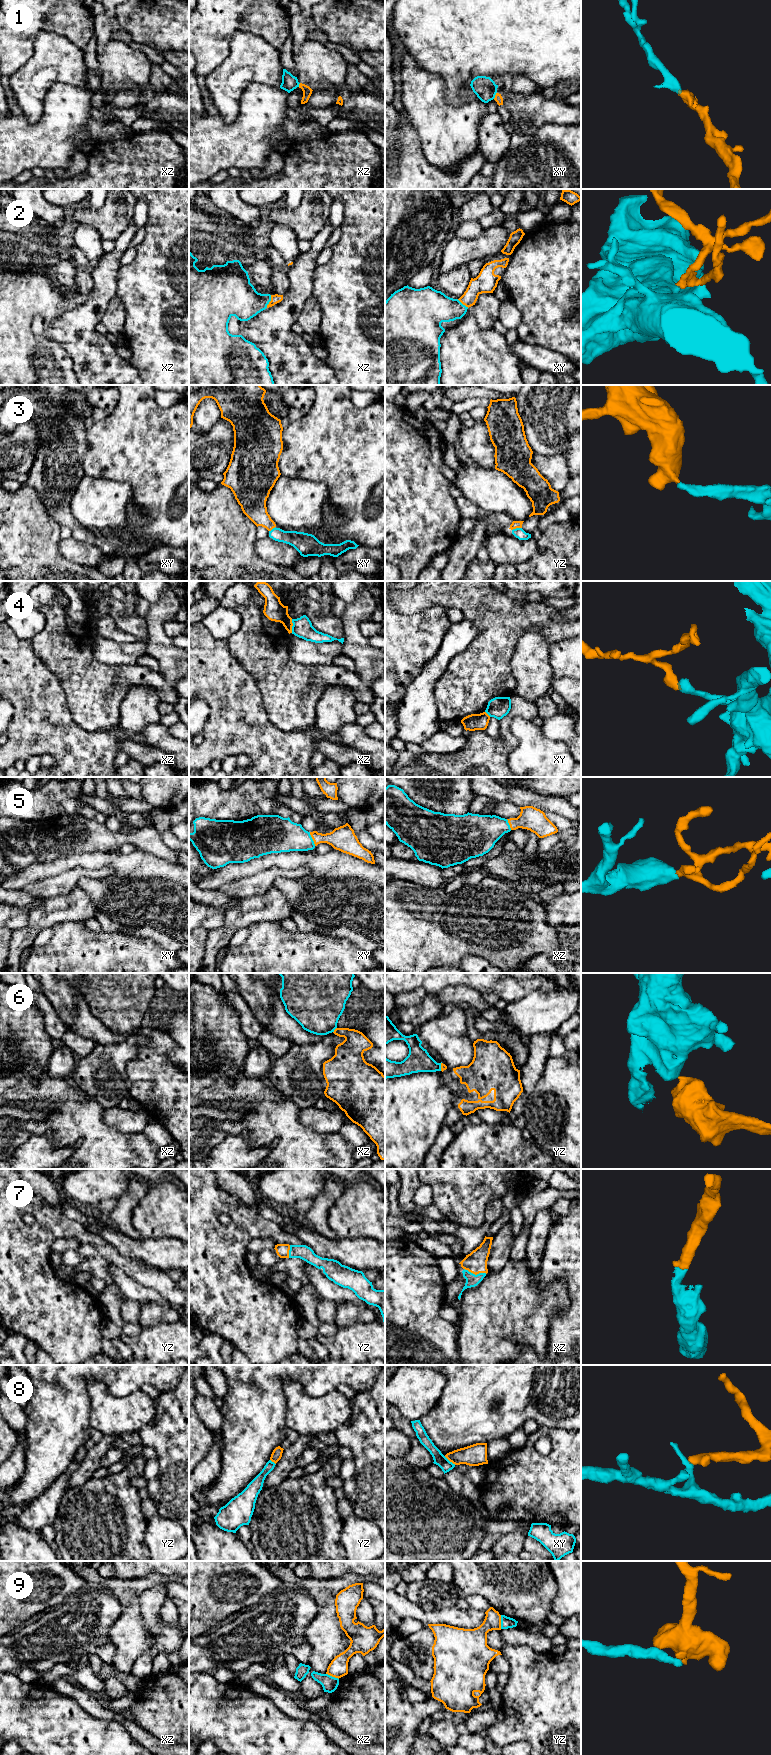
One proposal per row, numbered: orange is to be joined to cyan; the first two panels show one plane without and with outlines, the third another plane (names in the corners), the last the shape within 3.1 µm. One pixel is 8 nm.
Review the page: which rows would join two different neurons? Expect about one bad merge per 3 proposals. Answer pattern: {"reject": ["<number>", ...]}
{"reject": ["1", "4", "6", "8", "9"]}

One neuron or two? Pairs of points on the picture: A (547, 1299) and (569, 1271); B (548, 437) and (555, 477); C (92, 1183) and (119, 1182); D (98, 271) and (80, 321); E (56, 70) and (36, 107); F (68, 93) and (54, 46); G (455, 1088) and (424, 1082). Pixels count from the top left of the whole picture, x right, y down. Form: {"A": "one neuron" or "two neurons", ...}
{"A": "two neurons", "B": "two neurons", "C": "one neuron", "D": "one neuron", "E": "one neuron", "F": "two neurons", "G": "two neurons"}

